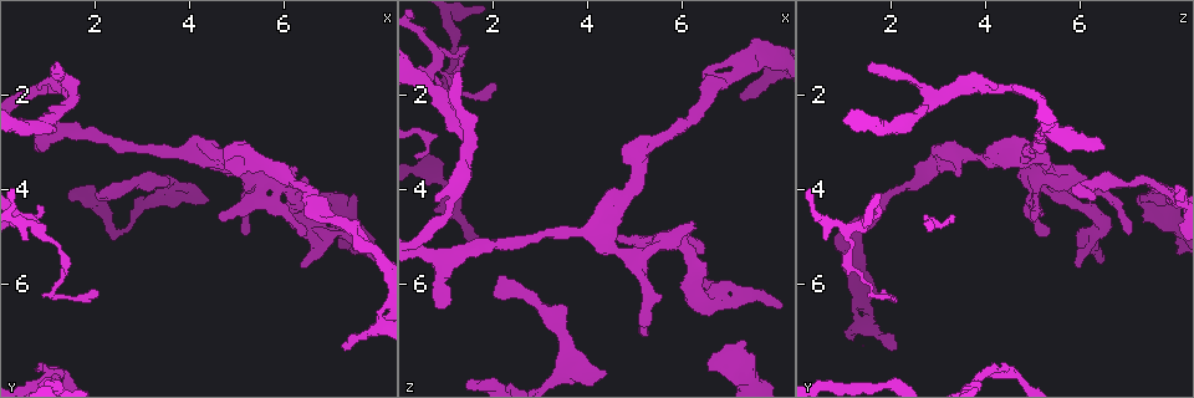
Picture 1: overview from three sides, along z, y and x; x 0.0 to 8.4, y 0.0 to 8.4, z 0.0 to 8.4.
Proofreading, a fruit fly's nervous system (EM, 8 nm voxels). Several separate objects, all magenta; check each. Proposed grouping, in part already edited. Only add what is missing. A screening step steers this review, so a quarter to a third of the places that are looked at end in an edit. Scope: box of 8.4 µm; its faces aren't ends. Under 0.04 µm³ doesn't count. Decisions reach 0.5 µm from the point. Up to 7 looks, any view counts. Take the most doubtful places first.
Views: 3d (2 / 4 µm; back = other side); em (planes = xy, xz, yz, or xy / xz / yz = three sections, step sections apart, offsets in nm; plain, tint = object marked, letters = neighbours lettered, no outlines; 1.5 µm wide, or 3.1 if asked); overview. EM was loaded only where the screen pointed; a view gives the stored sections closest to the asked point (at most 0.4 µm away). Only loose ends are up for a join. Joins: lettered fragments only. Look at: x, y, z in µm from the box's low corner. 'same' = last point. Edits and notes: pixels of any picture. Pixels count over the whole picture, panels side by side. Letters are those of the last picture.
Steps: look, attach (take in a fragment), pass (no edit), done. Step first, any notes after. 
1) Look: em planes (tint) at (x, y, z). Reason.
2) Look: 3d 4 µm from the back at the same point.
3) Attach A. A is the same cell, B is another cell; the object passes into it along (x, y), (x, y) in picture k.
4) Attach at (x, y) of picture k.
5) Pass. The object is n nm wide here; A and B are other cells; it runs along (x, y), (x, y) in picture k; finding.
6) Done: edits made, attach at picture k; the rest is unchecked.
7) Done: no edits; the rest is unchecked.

Look: em xz step 4 (letters) at (0.90, 3.20, 6.55). Free end.

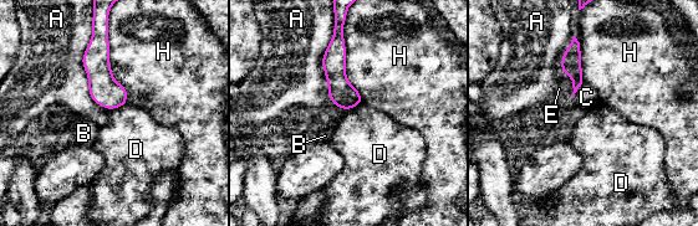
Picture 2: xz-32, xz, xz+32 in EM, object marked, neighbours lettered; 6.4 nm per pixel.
Look: em planes (letters) at the same point. Another direction.

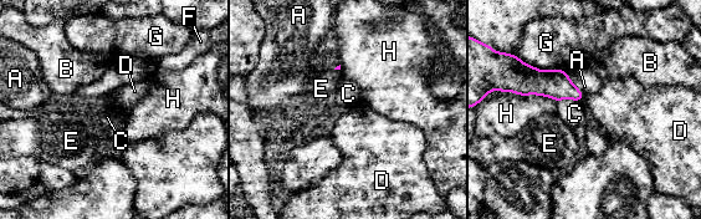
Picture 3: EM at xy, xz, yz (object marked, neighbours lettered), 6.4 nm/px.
Pass. A, B, C, D, E, F, G and H are other cells; none of them fits.

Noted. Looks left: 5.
Look: em yz step 8 (tint) at (7.35, 4.10, 7.25). Branch stops here.

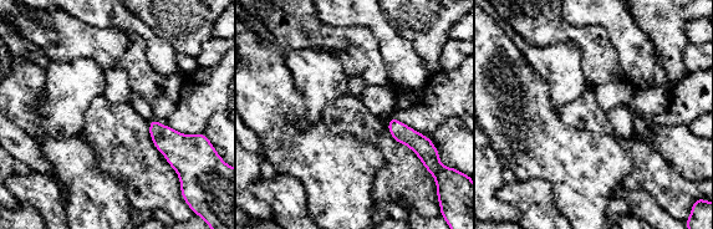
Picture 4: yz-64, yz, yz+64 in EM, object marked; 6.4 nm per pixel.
Look: em planes (letters) at the same point. Another direction.

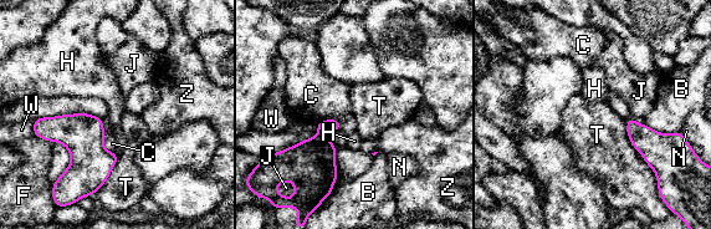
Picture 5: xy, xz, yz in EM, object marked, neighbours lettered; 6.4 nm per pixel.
Pass. B, C, F, H, J, N, T, W and Z are other cells; a border runs along (625, 122), (630, 144), (655, 173) in picture 5; no lettered fragment goes on from it.

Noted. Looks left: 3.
Look: 3d 2 µm at (5.05, 4.85, 7.05). Tapers out.

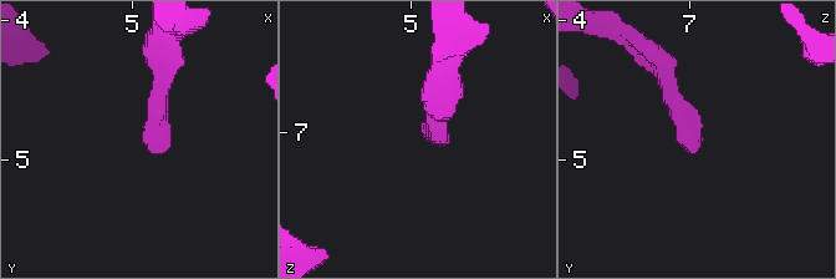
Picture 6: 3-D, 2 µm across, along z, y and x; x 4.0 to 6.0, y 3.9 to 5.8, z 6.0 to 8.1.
Look: em yz step 8 (tint) at (5.10, 4.92, 7.04). Shape alone is not enough.

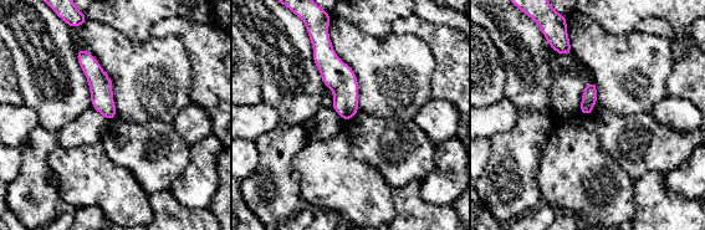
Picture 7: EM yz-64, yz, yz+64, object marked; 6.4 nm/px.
Look: em planes (letters) at the same point. Cut it another way.

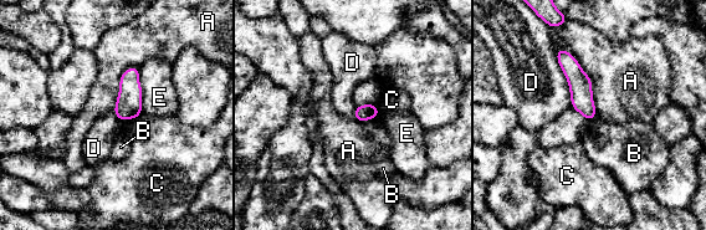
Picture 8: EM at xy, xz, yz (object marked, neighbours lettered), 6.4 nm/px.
Pass. The object is 110 nm wide here; A, B, C, D and E are other cells; it runs along (561, 52), (579, 82), (589, 116) in picture 8; none of them fits.

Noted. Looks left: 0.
Done: no edits; the rest is unchecked.

